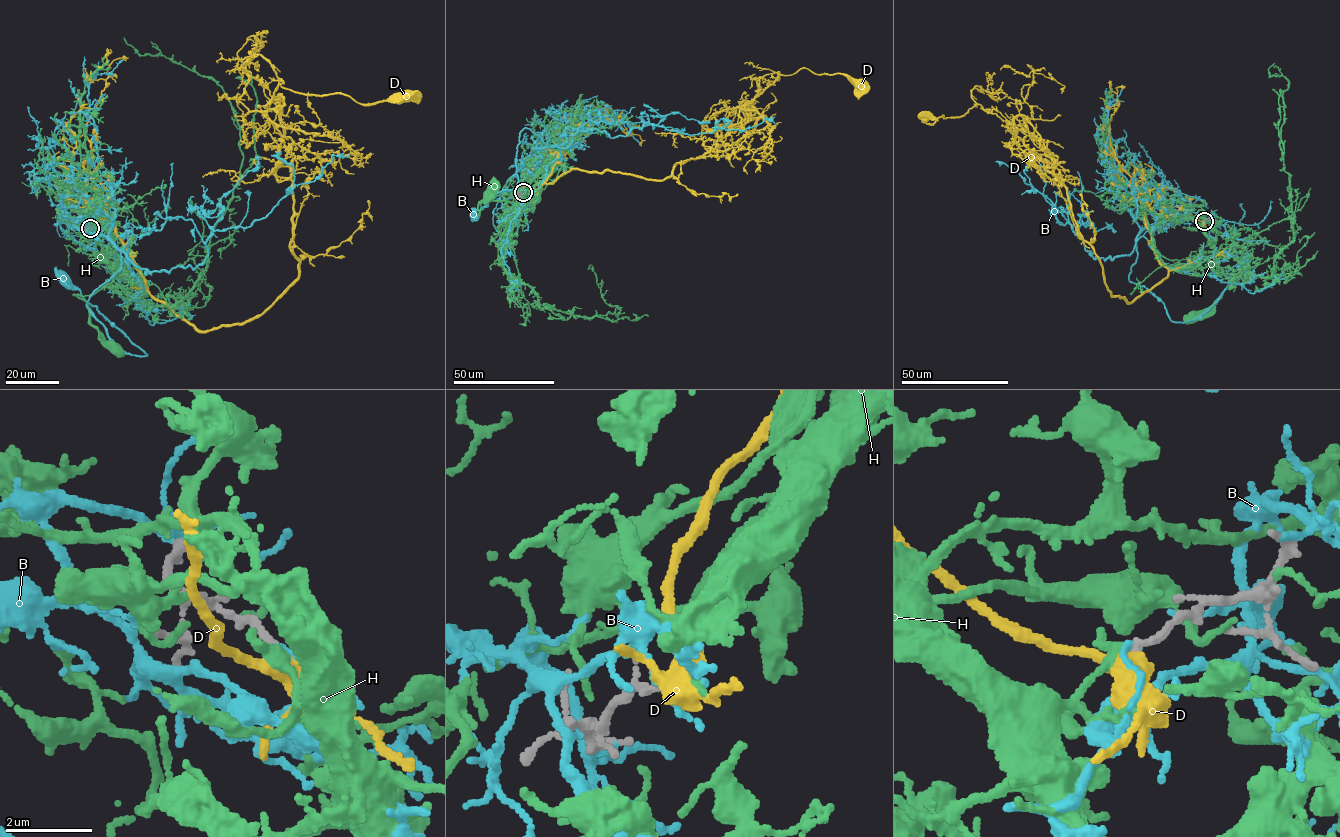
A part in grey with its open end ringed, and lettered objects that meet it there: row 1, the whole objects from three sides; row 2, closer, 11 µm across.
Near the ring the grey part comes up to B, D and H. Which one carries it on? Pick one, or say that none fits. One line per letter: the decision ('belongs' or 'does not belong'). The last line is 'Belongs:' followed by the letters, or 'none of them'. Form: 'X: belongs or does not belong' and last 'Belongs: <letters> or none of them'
B: does not belong
D: does not belong
H: belongs
Belongs: H

